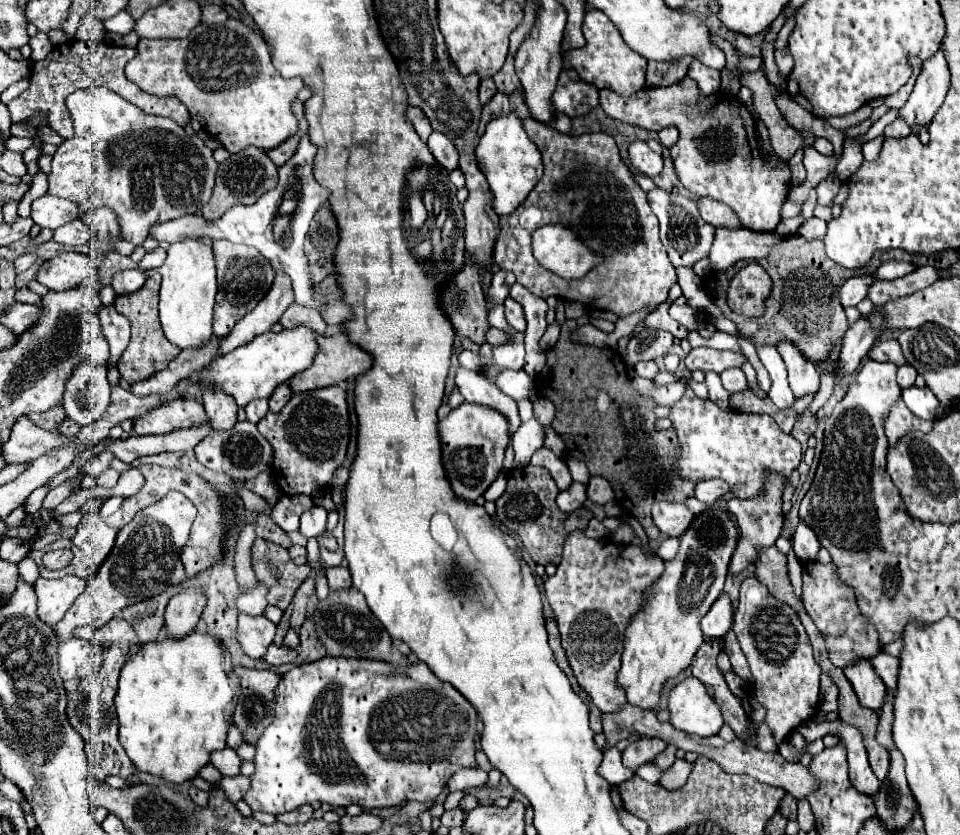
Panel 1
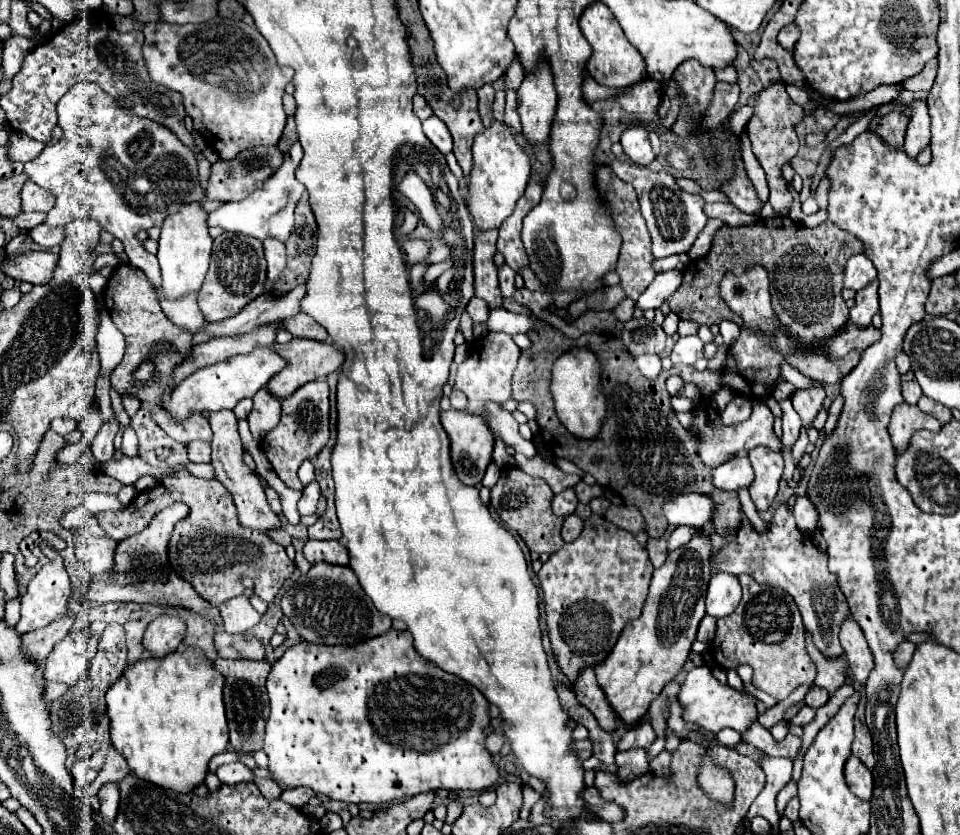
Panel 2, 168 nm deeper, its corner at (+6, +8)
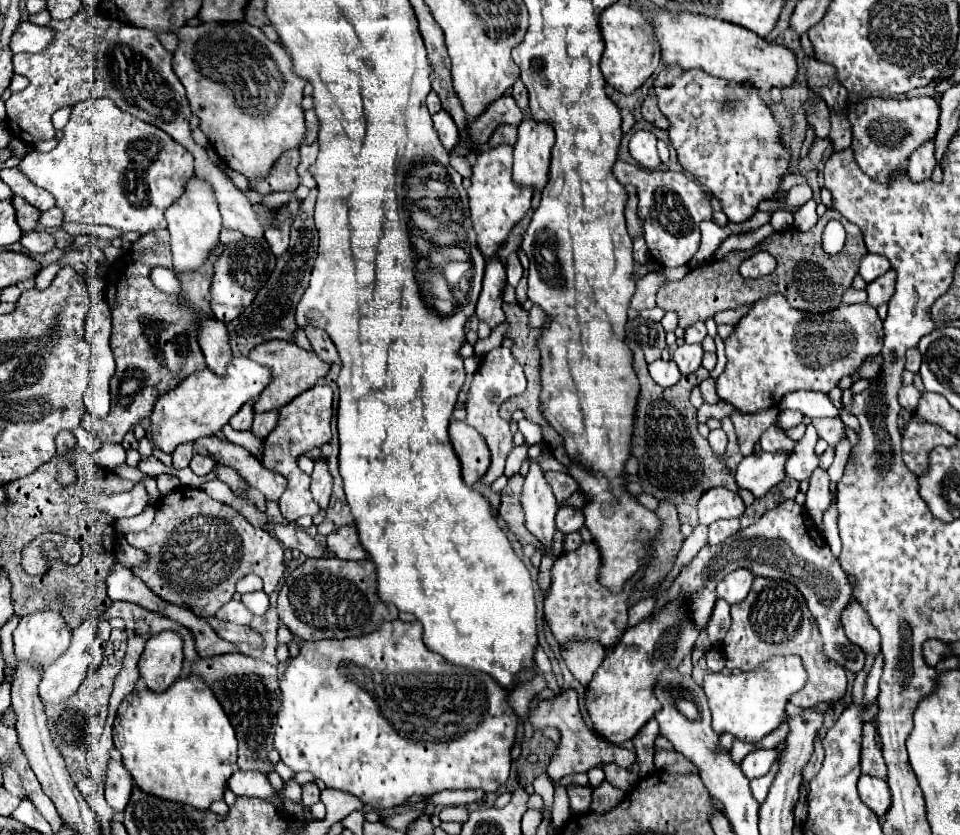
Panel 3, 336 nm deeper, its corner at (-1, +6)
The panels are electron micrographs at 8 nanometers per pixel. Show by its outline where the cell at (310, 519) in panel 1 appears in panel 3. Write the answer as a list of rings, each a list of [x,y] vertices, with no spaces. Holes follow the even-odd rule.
[[[316,460],[316,466],[314,466],[314,472],[312,472],[310,492],[312,492],[314,502],[318,502],[320,508],[326,508],[326,506],[328,506],[330,490],[332,490],[332,478],[330,478],[330,474],[328,474],[326,462]]]

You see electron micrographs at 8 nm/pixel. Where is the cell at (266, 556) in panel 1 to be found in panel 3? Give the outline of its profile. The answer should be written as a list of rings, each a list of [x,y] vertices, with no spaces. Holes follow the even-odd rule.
[[[178,486],[170,494],[162,496],[156,504],[156,518],[152,526],[144,532],[130,532],[124,536],[130,546],[142,548],[148,552],[146,566],[132,568],[132,572],[144,580],[144,584],[158,594],[162,600],[172,604],[186,604],[190,610],[194,610],[196,616],[216,614],[220,606],[232,600],[234,584],[238,578],[254,572],[264,580],[264,592],[272,594],[288,570],[288,564],[284,562],[284,550],[278,540],[274,540],[266,530],[254,528],[238,510],[234,510],[228,504],[222,504],[218,500],[212,500],[202,488],[190,488],[190,486]]]

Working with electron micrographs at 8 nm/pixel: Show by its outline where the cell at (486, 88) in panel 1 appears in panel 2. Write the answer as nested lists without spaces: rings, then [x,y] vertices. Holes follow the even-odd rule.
[[[483,86],[477,90],[477,96],[479,96],[479,114],[481,114],[481,120],[485,124],[485,128],[489,128],[493,124],[493,114],[491,114],[491,104],[493,104],[493,98],[495,98],[495,90],[493,86]]]

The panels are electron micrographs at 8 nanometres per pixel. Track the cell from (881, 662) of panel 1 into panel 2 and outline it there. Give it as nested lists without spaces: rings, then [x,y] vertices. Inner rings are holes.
[[[903,642],[903,644],[897,648],[897,652],[895,652],[895,664],[905,670],[905,668],[909,666],[911,658],[913,658],[915,648],[917,648],[917,644],[913,644],[913,642]]]

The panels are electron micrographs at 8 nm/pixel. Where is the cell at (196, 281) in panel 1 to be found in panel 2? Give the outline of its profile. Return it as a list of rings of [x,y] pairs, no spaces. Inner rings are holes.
[[[199,202],[183,204],[179,212],[165,218],[159,238],[159,264],[163,274],[163,292],[169,298],[179,298],[187,292],[197,292],[203,284],[203,276],[209,268],[209,254],[211,254],[211,236],[207,224],[207,212],[201,208]]]

